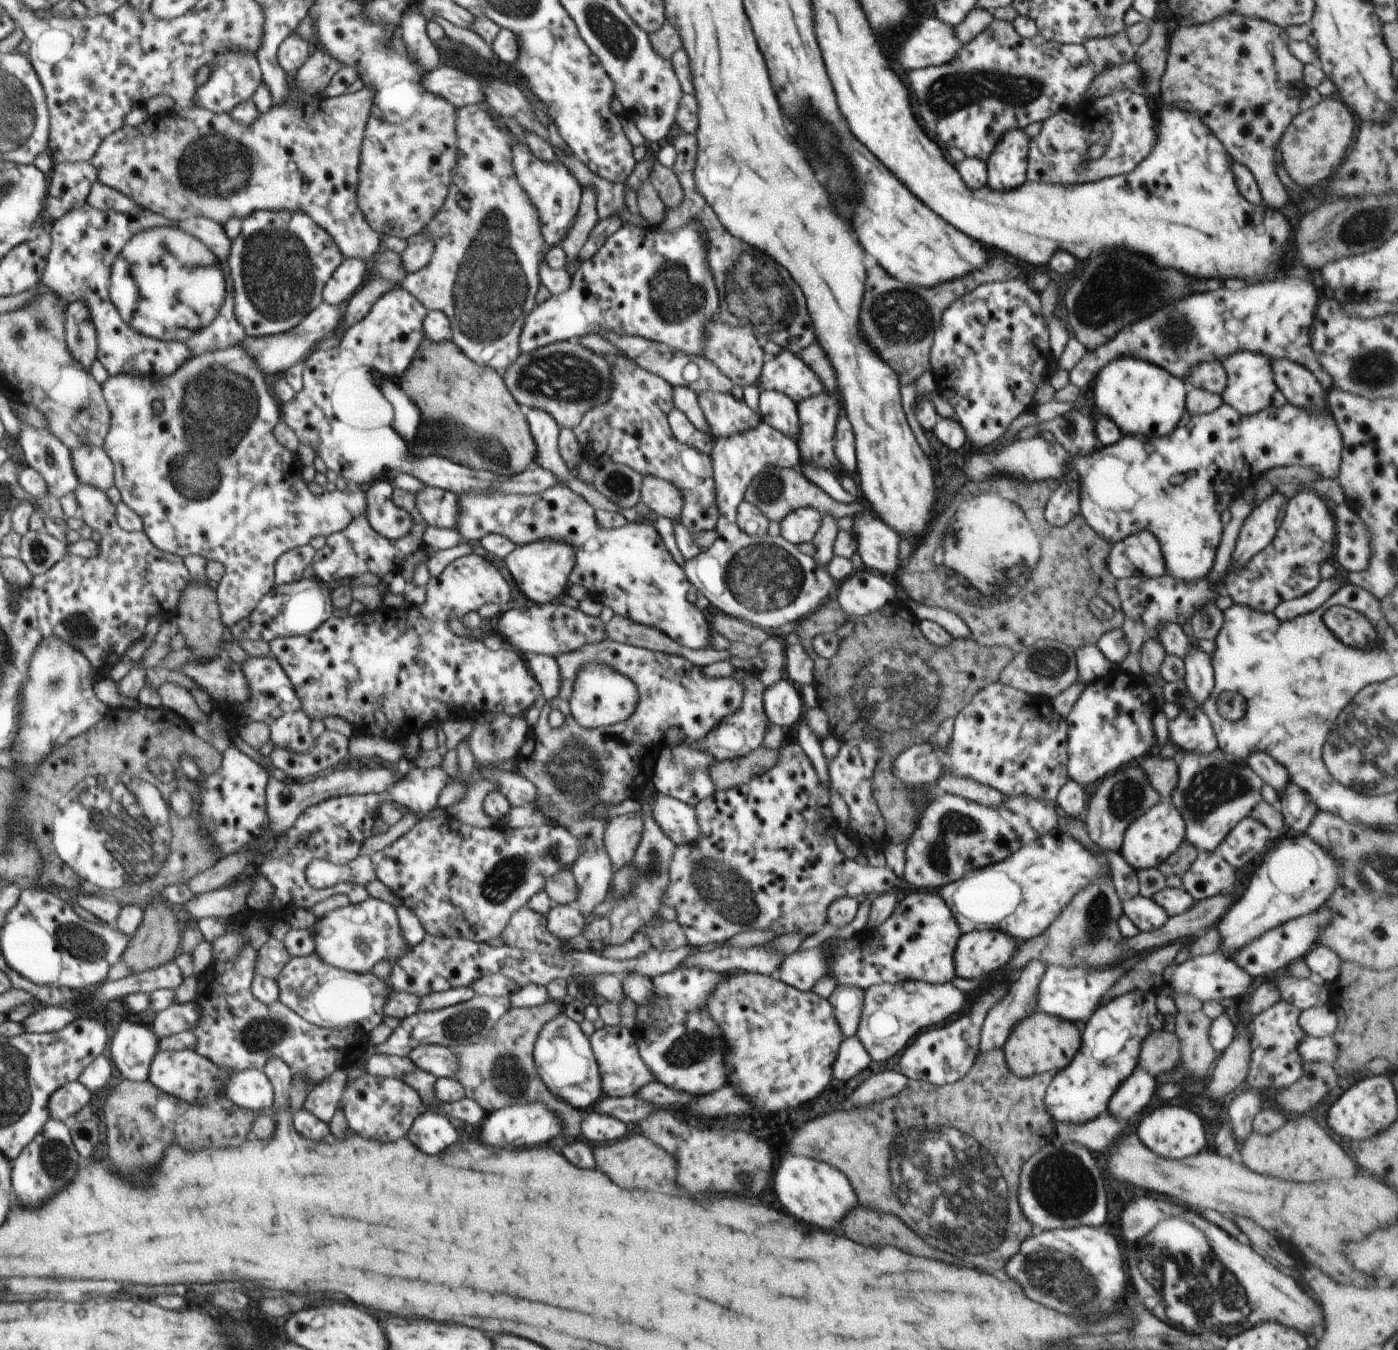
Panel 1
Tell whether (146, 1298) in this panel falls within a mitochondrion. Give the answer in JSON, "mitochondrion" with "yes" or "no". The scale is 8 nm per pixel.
{"mitochondrion":"no"}

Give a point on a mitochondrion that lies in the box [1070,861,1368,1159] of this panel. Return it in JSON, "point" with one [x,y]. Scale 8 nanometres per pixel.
{"point":[1097,917]}

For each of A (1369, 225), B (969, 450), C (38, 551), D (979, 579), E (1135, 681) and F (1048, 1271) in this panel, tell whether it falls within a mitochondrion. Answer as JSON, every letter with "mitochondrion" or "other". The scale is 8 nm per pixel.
{"A":"mitochondrion","B":"other","C":"mitochondrion","D":"mitochondrion","E":"other","F":"mitochondrion"}

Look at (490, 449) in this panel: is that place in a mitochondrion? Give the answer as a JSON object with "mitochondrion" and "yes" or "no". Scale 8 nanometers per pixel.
{"mitochondrion":"yes"}

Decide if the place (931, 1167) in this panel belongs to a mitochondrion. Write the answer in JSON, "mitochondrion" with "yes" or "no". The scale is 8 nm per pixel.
{"mitochondrion":"yes"}

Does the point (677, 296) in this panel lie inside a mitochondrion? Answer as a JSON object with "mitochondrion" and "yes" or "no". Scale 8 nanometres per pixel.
{"mitochondrion":"yes"}

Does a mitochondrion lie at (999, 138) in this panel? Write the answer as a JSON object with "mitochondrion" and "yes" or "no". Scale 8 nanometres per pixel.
{"mitochondrion":"no"}

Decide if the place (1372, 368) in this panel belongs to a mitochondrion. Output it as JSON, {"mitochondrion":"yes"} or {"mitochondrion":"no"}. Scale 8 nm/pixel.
{"mitochondrion":"yes"}

